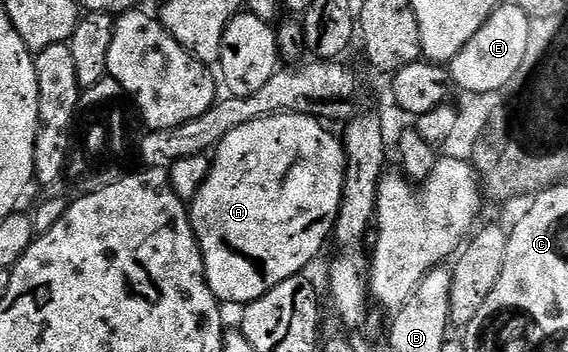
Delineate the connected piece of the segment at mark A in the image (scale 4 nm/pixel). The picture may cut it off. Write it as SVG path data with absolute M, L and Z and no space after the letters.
M289 113L265 115L262 119L253 119L244 125L240 125L240 129L232 129L232 133L228 133L218 142L218 146L212 155L210 171L206 174L206 180L200 185L196 197L189 200L188 210L194 236L198 238L198 244L202 250L206 280L212 289L212 293L218 298L219 304L240 303L239 305L247 305L264 297L274 286L288 281L293 275L303 274L307 270L305 267L321 253L326 239L328 243L331 238L344 193L346 157L341 138L337 134L334 136L328 128L322 127L322 122L321 118L313 115L292 115Z

